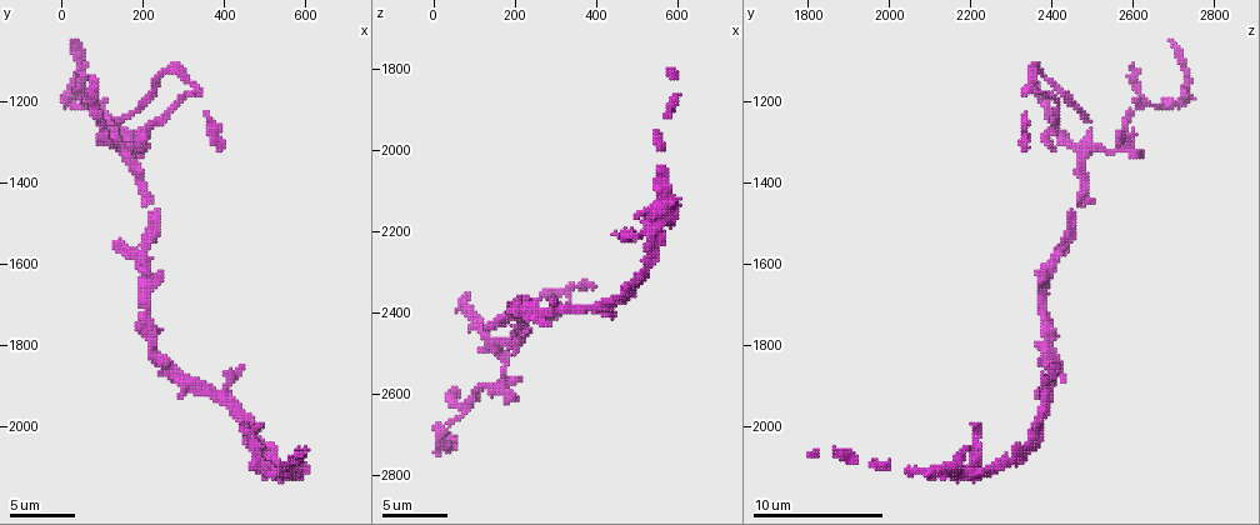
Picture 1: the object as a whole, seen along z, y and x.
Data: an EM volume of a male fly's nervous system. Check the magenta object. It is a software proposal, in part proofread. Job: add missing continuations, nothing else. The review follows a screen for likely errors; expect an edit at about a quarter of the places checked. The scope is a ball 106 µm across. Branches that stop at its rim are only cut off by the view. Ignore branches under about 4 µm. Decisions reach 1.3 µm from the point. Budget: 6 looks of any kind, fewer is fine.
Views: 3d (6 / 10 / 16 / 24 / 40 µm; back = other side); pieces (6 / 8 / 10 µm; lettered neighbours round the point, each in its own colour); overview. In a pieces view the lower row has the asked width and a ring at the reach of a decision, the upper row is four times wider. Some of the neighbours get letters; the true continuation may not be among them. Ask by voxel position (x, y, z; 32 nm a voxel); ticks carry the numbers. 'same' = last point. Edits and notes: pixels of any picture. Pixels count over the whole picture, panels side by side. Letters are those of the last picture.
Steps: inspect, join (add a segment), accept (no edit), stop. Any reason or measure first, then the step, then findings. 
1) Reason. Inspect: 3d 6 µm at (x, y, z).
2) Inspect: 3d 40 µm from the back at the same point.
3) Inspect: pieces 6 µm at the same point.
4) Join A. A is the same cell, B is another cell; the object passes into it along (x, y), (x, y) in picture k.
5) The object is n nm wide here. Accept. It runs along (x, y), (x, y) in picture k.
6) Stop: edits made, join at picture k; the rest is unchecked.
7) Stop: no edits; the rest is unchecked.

An open end. Inspect: pieces 8 µm at (140, 1555, 2430).

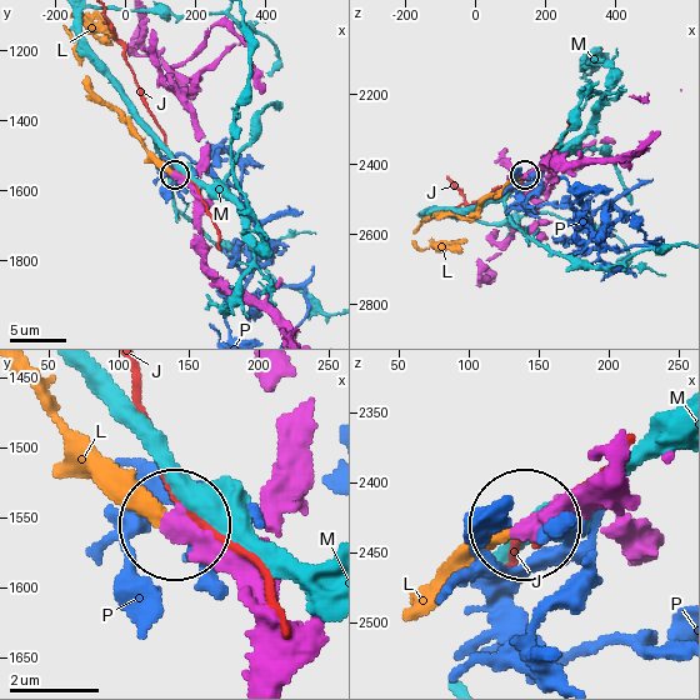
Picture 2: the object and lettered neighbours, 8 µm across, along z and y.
Join L. L is the same cell, J, M and P are other cells; the object passes into it along (270, 620), (236, 579), (161, 526), (41, 378) in picture 2; the cell continues.

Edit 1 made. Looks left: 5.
Free end. Inspect: 3d 6 µm at (60, 1115, 2605).

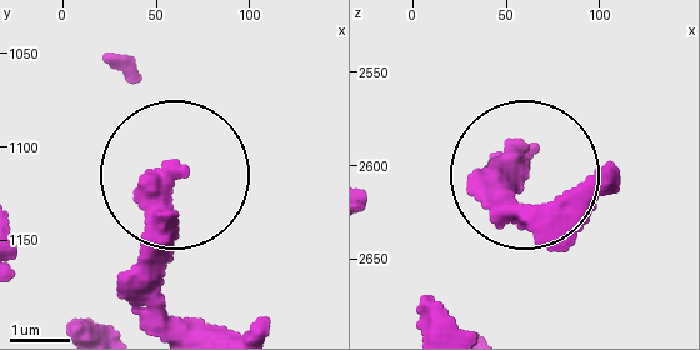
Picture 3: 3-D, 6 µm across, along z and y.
What lies round it. Inspect: pieces 8 µm at the same point.

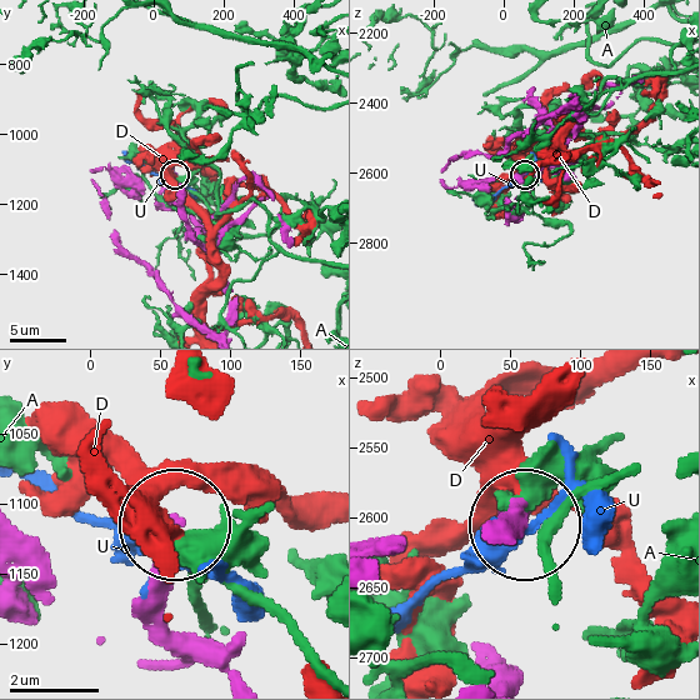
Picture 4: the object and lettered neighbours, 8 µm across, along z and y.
The object is 360 nm wide here. Accept. A, D and U are other cells; no lettered segment goes on from it.

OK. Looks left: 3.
Long arm stops here. Inspect: pieces 6 µm at (585, 2070, 1810).

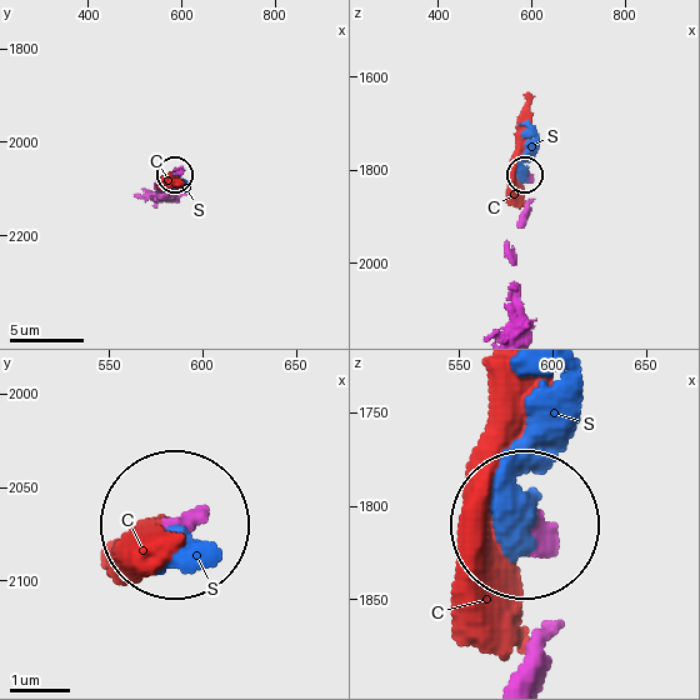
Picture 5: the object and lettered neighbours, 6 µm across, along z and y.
Join S. S is the same cell, C is another cell; the cell continues.

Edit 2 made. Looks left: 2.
Stop: edits made, join at picture 2, join at picture 5; the rest is unchecked.

